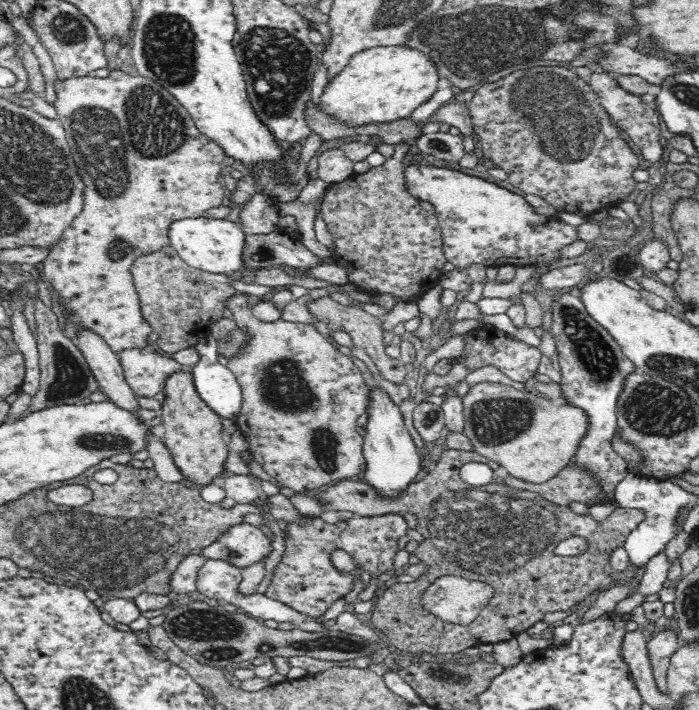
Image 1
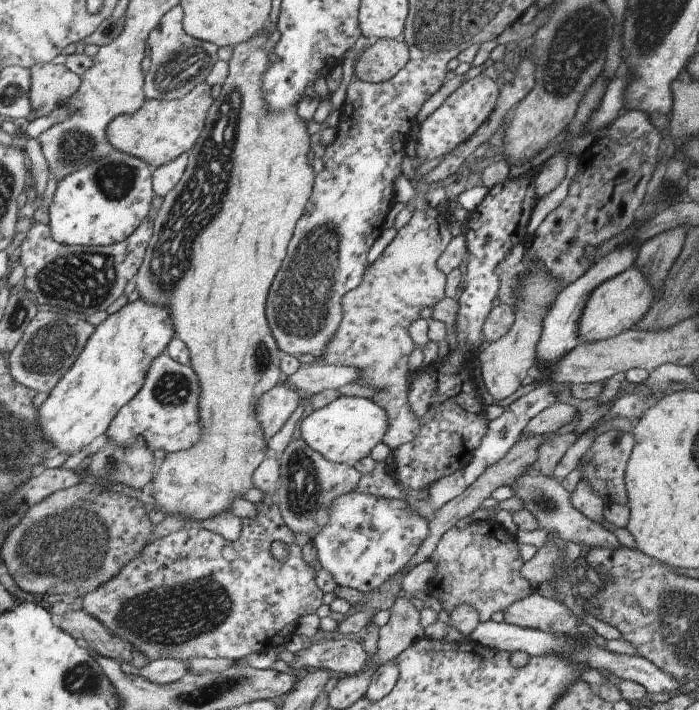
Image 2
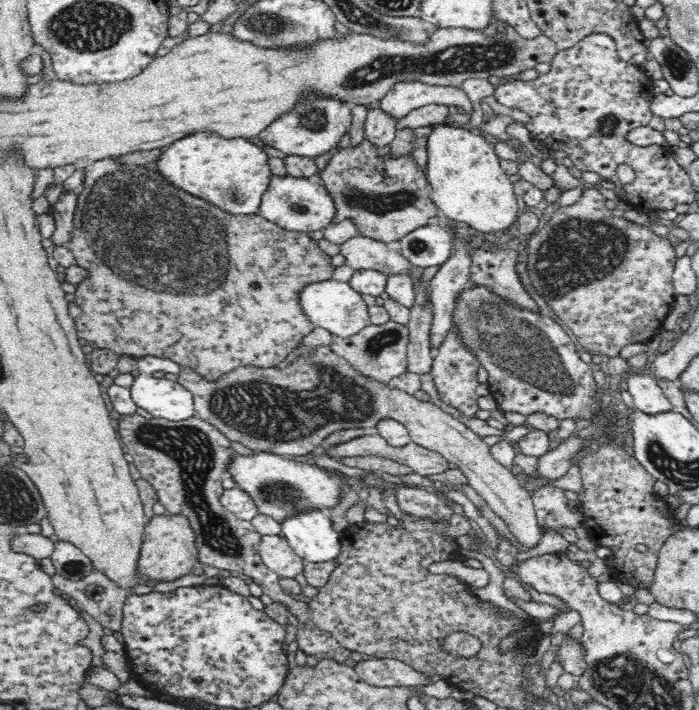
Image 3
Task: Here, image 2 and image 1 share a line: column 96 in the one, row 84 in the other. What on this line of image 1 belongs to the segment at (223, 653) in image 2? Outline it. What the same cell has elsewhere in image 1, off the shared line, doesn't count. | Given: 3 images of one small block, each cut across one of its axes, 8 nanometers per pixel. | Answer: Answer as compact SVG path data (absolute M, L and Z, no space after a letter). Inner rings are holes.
M600 70L599 72L592 72L590 74L590 81L587 83L598 94L598 101L602 103L603 109L607 110L610 118L614 121L614 125L618 125L624 132L634 140L635 144L639 146L646 160L658 164L662 154L666 151L658 141L658 134L660 134L660 127L658 118L660 113L643 102L640 95L628 93L614 77L614 73Z

